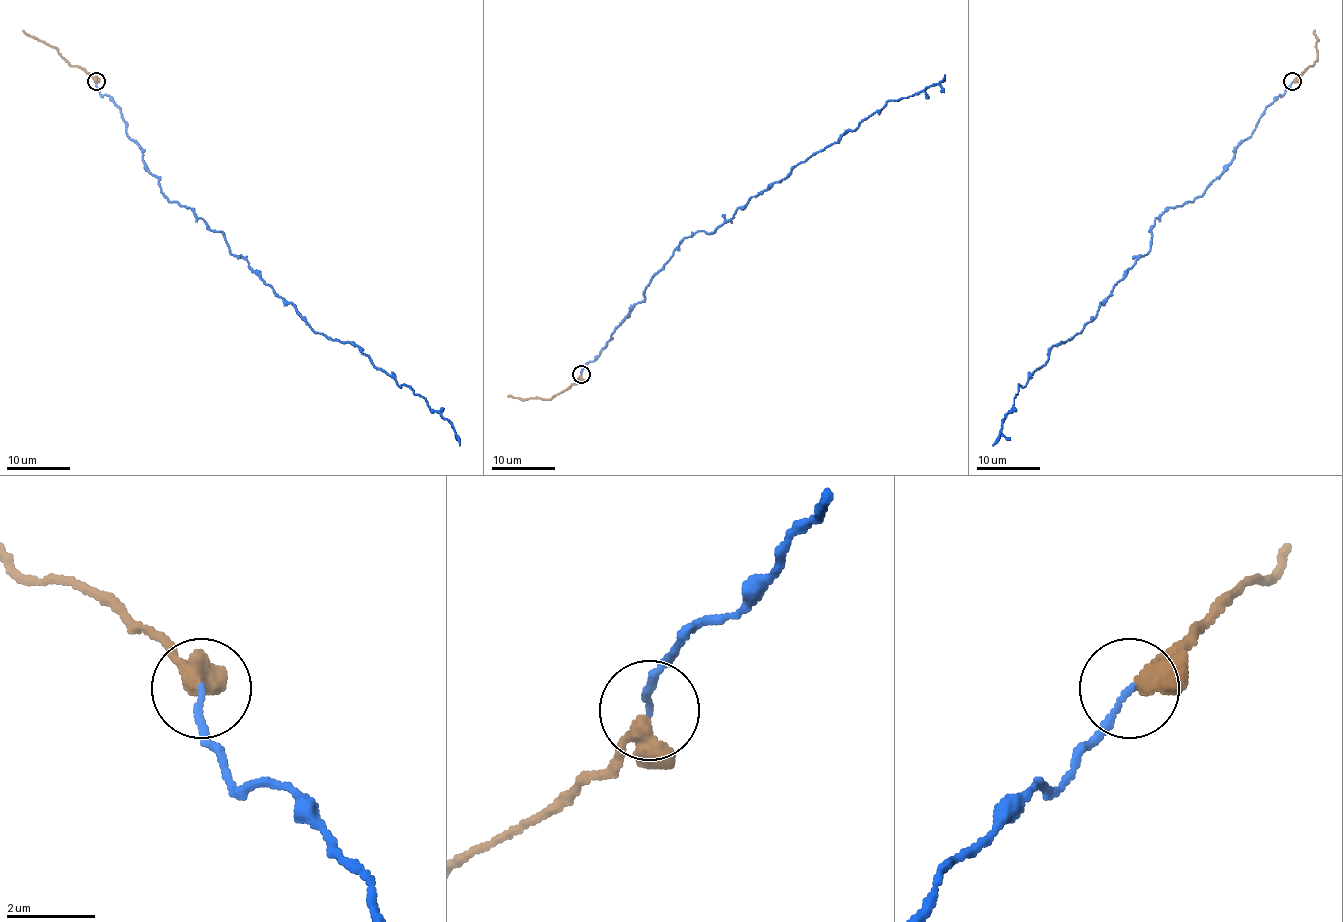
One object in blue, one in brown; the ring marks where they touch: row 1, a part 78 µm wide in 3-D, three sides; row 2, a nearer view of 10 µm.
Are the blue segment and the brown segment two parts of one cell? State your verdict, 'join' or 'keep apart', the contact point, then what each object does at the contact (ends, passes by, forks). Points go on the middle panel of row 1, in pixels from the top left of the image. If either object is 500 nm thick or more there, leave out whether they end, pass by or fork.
join; place (581, 374); blue ends; brown passes by

